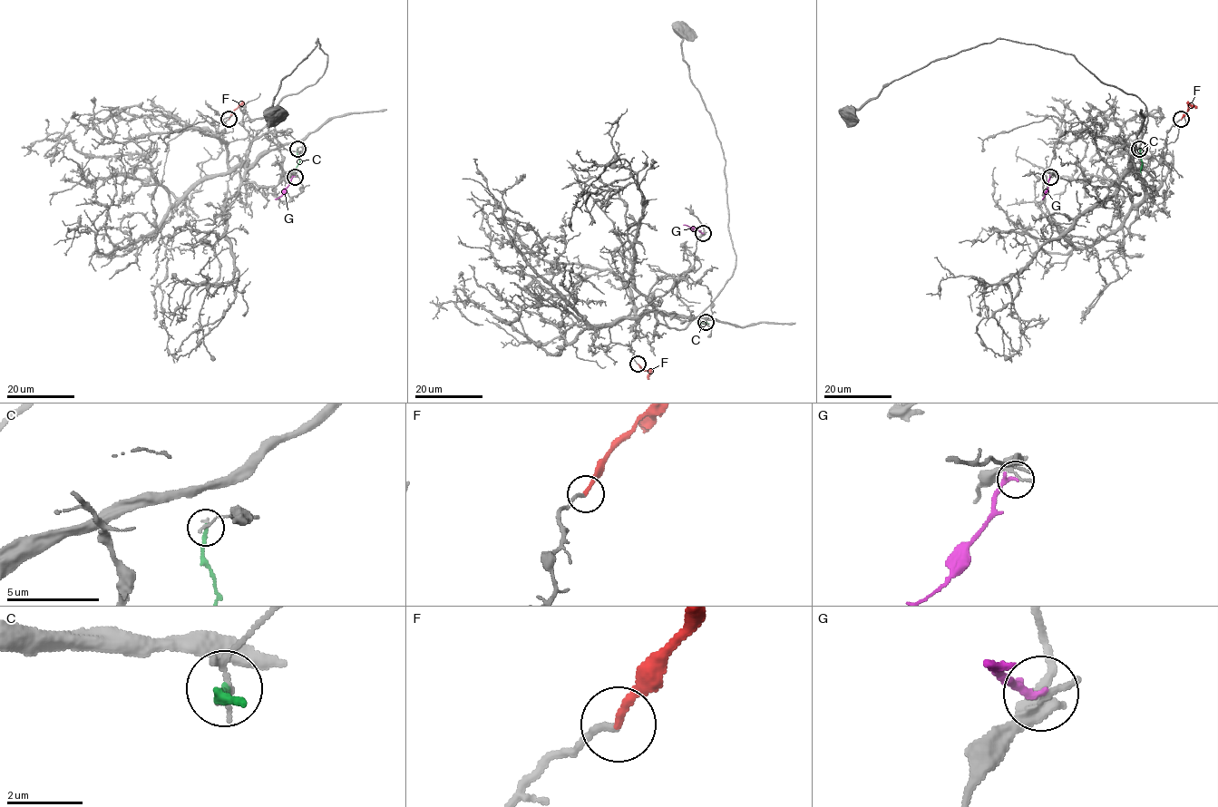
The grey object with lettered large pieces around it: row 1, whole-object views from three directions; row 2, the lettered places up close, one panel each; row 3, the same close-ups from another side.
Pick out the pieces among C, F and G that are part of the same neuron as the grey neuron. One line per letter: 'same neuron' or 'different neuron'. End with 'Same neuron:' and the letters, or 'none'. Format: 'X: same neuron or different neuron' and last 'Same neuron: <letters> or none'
C: different neuron
F: same neuron
G: different neuron
Same neuron: F

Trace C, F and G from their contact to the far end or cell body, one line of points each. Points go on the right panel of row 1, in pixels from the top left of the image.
C: (1140, 149), (1142, 163), (1140, 172)
F: (1181, 120), (1188, 105), (1197, 108)
G: (1050, 177), (1047, 191), (1042, 199)

